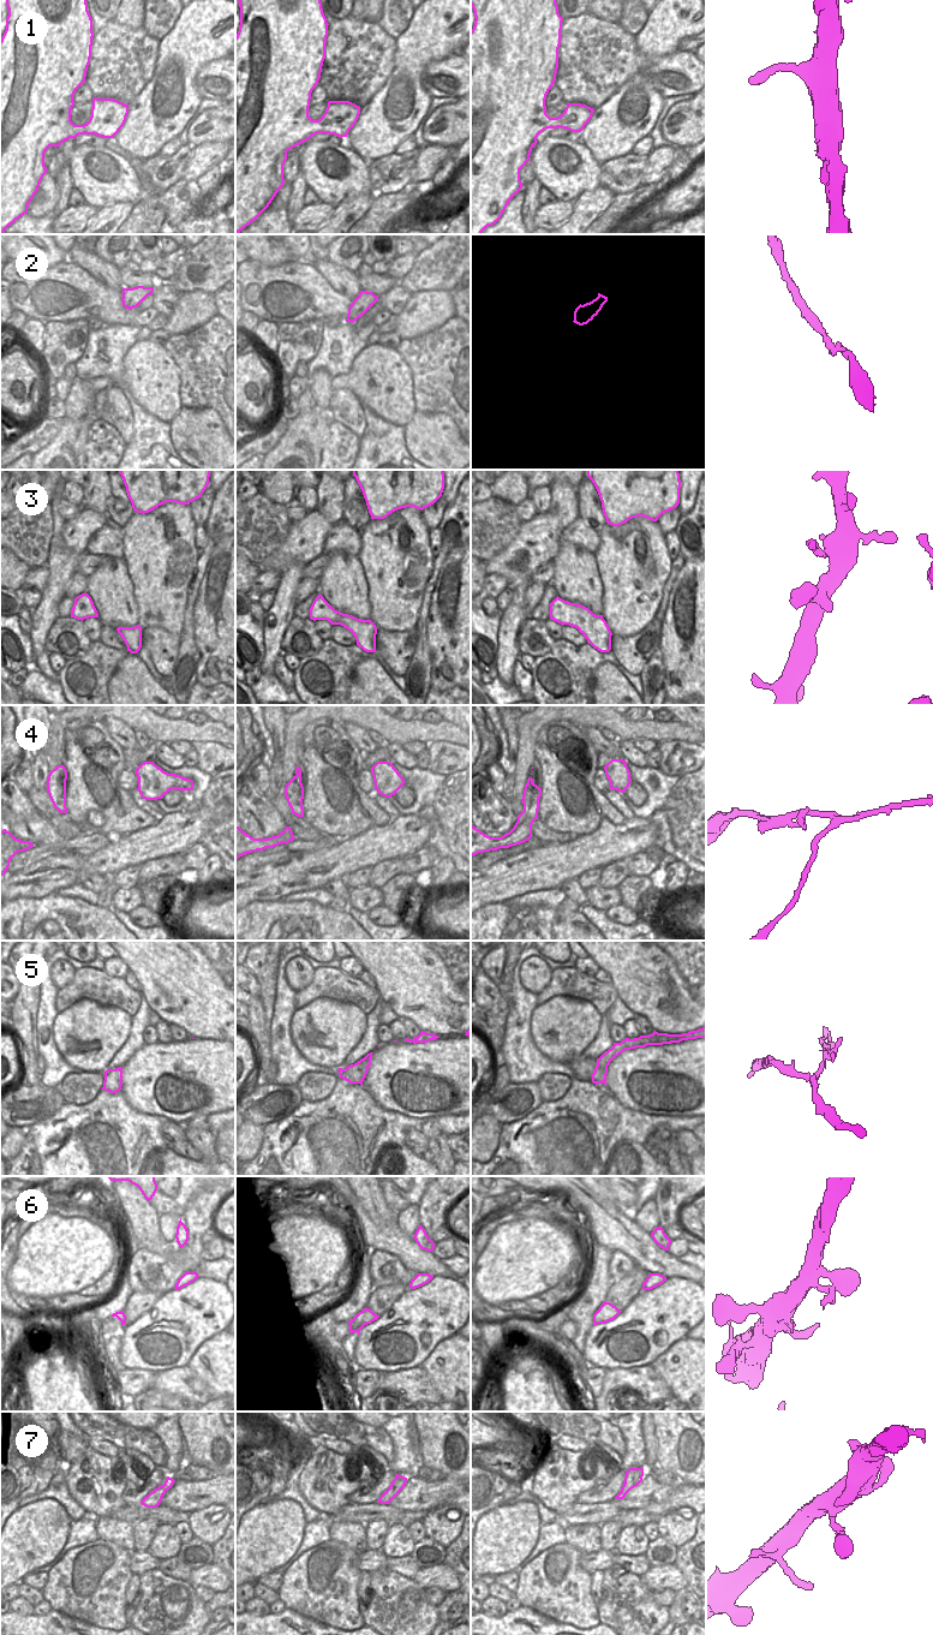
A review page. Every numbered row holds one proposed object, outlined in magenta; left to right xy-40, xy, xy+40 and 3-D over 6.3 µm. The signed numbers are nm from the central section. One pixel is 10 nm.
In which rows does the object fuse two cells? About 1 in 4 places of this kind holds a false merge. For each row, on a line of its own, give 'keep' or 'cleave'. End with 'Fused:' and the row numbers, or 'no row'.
1: keep
2: keep
3: keep
4: keep
5: cleave
6: keep
7: keep
Fused: 5

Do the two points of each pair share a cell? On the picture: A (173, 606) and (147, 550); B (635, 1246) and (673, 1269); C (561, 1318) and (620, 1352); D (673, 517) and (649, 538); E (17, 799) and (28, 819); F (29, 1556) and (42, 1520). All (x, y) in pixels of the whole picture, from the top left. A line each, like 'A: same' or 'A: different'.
A: same
B: same
C: different
D: different
E: same
F: same

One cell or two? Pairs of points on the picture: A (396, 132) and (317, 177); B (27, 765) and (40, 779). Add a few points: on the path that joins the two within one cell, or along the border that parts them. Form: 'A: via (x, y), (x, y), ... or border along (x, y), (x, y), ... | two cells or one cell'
A: border along (347, 144), (366, 162) | two cells
B: border along (31, 761), (34, 787) | two cells

